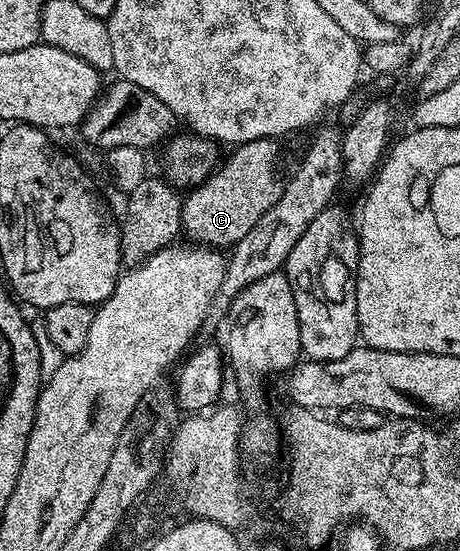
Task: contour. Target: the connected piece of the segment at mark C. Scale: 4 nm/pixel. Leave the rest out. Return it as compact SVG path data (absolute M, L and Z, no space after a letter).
M256 139L246 143L238 143L232 148L229 156L220 160L219 166L212 175L207 176L198 187L192 188L181 201L181 229L184 238L202 247L214 249L231 249L248 231L254 227L259 217L279 201L283 186L283 175L277 172L277 158L281 155L282 144L276 139Z

